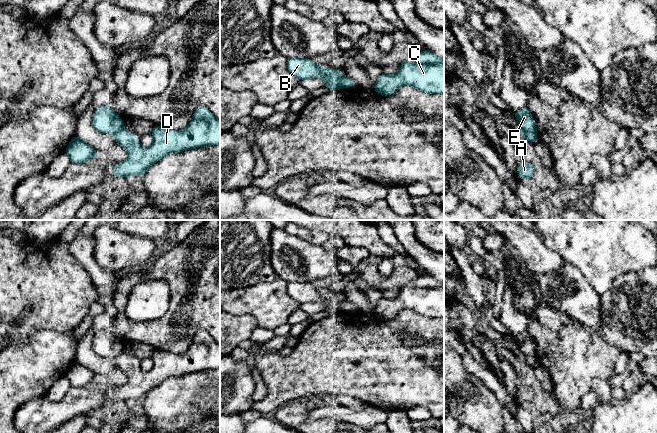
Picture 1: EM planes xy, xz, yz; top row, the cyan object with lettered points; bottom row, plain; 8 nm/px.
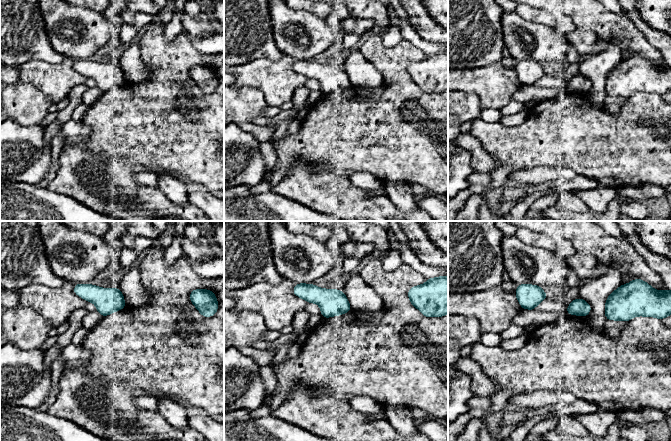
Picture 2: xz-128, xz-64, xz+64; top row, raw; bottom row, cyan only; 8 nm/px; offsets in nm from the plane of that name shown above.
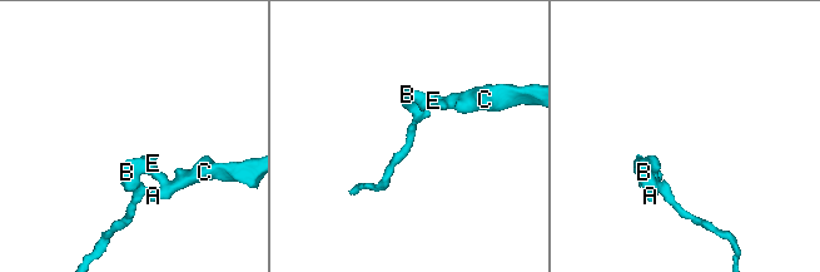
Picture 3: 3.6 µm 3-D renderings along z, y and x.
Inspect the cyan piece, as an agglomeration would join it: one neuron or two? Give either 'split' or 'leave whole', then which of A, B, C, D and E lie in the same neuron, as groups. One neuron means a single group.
split; groups A C D / B E

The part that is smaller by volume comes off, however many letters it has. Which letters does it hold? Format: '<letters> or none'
A, C, D

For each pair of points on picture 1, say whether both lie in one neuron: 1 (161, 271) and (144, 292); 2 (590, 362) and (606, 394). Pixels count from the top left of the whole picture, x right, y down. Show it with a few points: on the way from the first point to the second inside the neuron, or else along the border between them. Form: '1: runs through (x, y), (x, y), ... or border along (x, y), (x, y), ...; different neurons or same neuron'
1: border along (132, 288), (145, 281), (164, 280), (170, 296); different neurons
2: border along (609, 379), (594, 378), (590, 389); different neurons

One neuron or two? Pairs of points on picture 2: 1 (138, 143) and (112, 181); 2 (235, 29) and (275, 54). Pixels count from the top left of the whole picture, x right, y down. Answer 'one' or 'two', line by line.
1: two
2: one

